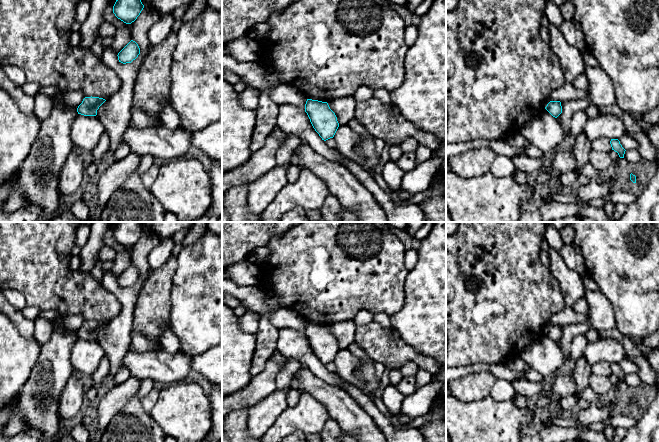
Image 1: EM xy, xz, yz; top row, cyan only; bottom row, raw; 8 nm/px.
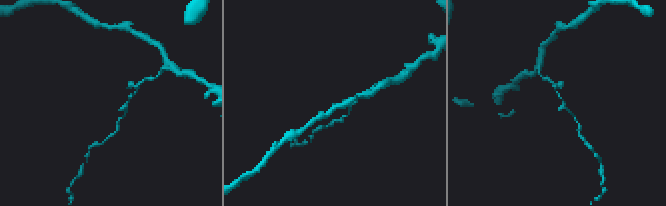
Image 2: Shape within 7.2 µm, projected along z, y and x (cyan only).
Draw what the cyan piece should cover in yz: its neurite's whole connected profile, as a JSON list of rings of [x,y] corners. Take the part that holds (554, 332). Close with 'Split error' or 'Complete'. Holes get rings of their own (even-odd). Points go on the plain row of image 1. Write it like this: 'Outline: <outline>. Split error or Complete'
Outline: [[[550,325],[545,333],[555,342],[557,342],[562,337],[560,325]]]. Complete

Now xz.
Outline: [[[307,323],[305,336],[322,364],[326,365],[334,361],[339,347],[335,337],[330,333],[327,326]]]. Complete

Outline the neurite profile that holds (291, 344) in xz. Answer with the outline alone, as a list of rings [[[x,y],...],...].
[[[291,328],[279,329],[277,350],[288,359],[300,360],[304,367],[324,382],[344,389],[341,386],[340,377],[326,369],[326,366],[313,352],[305,335]]]

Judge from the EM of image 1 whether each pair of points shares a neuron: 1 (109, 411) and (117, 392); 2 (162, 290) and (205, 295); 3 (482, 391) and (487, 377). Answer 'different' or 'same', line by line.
1: same
2: different
3: same

